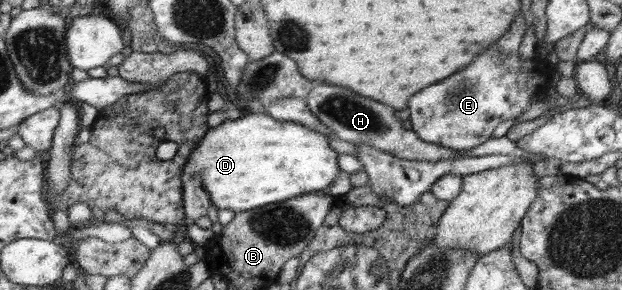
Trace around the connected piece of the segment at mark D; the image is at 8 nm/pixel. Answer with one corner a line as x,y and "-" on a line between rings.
266,112
250,113
235,120
223,121
216,128
210,128
189,155
182,174
200,174
202,187
206,188
211,199
210,204
218,210
225,208
235,213
248,211
315,191
328,193
330,184
341,171
337,162
338,154
331,148
330,141
325,135
311,131
297,122
275,120

